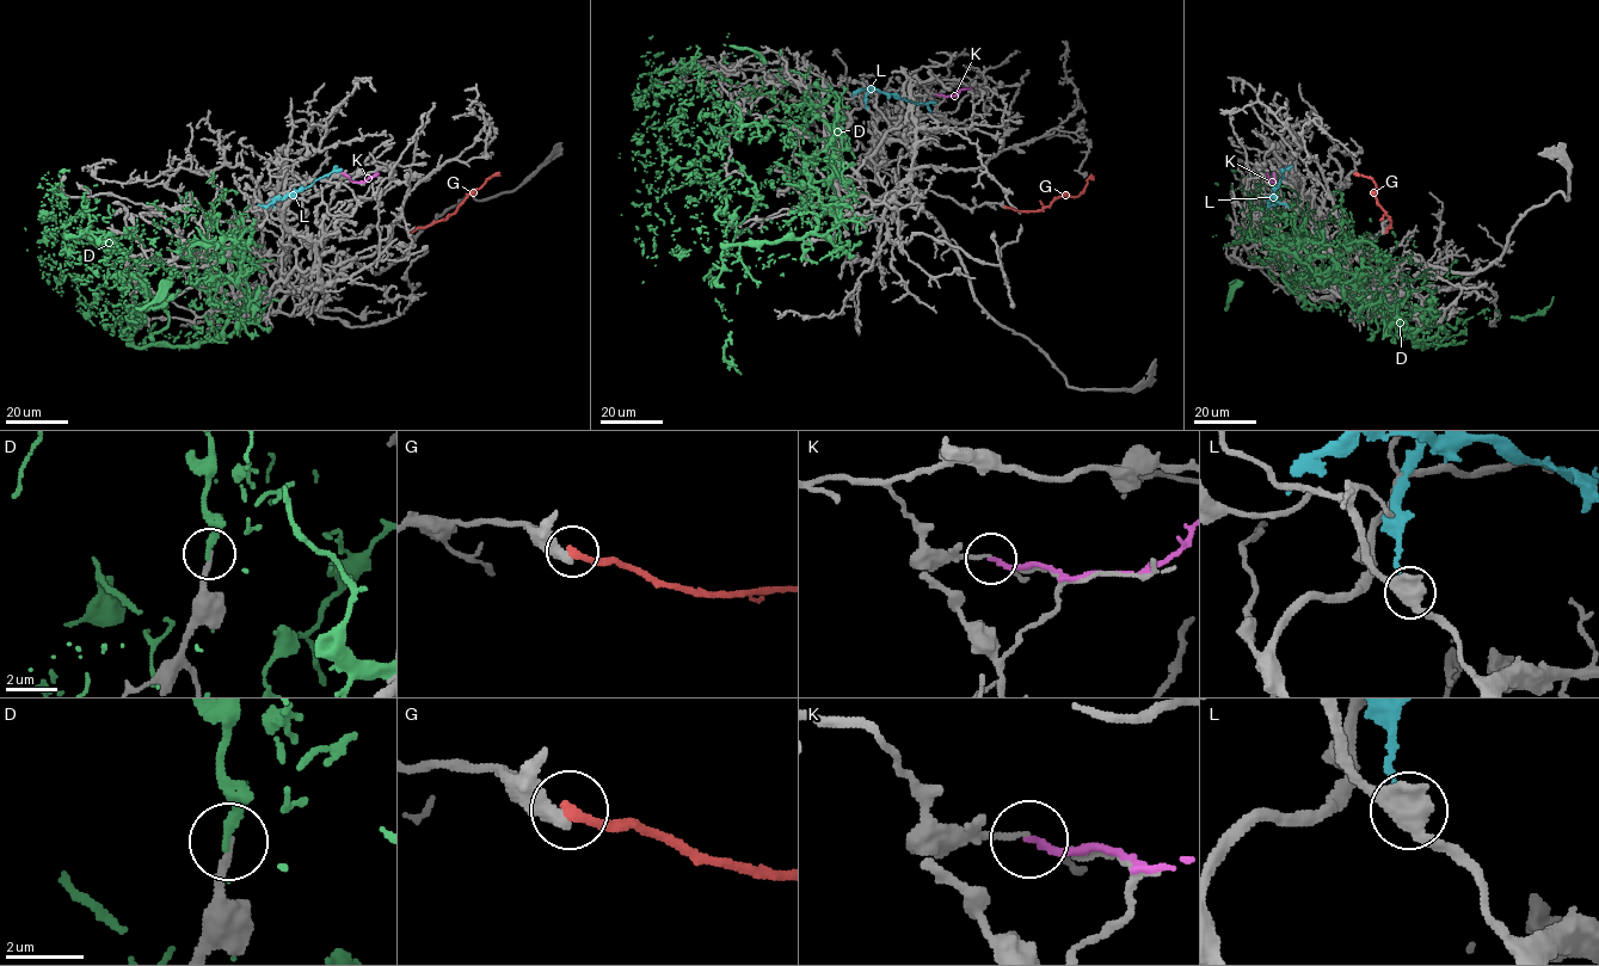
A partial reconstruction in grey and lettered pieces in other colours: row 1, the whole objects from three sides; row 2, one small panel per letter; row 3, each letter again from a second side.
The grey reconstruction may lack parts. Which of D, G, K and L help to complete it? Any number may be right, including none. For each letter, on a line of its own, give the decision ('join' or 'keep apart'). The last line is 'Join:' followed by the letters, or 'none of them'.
D: keep apart
G: keep apart
K: keep apart
L: keep apart
Join: none of them

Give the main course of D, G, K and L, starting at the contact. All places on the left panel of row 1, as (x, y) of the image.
D: (208, 234), (235, 283), (154, 308), (116, 240), (51, 238), (63, 211), (68, 245)
G: (411, 232), (447, 219), (471, 192), (499, 172)
K: (342, 173), (361, 182), (379, 173)
L: (272, 207), (275, 198), (301, 191), (337, 166)

